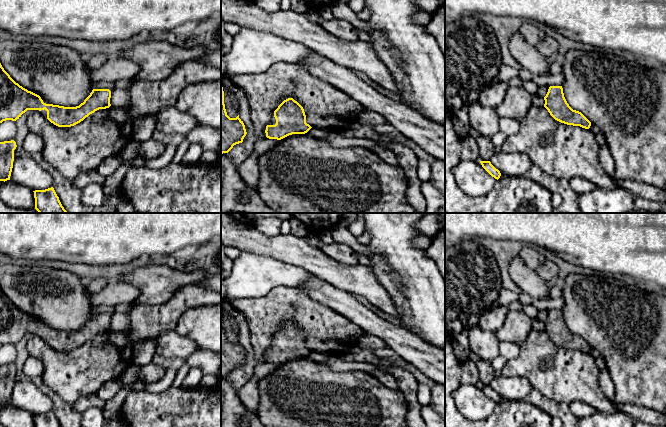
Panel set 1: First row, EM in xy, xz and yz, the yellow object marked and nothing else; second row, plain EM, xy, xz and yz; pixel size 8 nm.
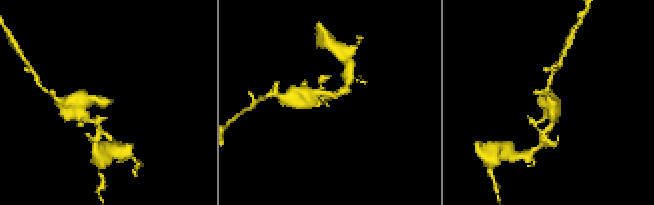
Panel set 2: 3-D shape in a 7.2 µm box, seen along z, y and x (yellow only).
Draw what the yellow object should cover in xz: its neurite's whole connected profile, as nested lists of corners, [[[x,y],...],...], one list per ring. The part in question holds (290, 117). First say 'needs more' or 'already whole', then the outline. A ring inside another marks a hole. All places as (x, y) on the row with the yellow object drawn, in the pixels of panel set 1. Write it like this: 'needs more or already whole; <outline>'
already whole; [[[293,98],[284,100],[274,111],[275,125],[266,126],[266,137],[281,140],[292,134],[305,134],[312,127],[306,123],[303,107]]]

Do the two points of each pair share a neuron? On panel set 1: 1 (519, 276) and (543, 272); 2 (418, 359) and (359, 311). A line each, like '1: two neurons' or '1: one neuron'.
1: two neurons
2: one neuron

